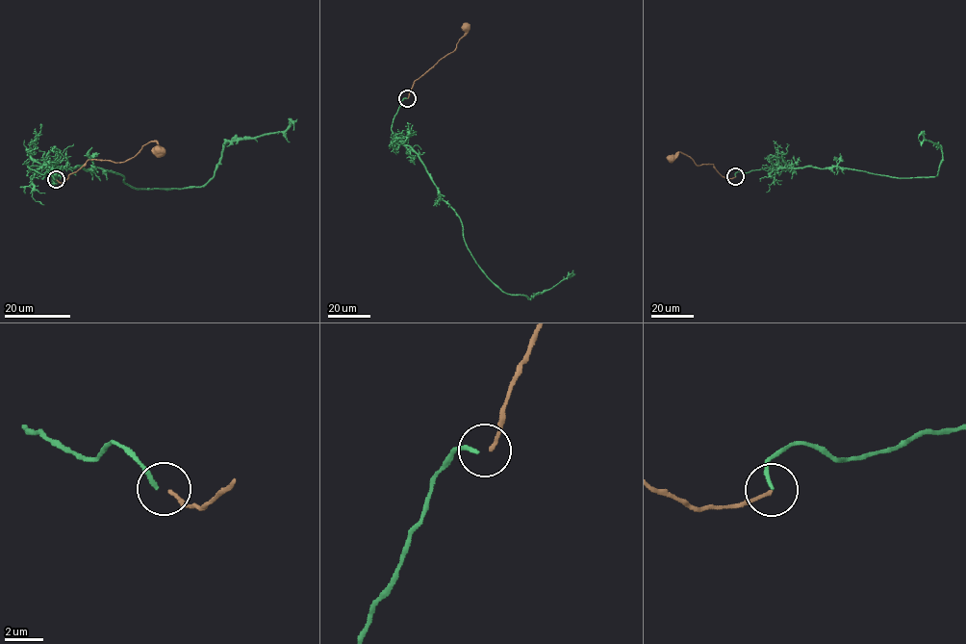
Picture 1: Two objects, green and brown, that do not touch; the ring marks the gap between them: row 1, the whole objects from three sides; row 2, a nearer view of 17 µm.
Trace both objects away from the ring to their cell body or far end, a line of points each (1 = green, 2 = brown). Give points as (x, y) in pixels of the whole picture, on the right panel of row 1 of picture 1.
1: (735, 176), (763, 168), (839, 167), (898, 178), (935, 176), (941, 147), (922, 134), (918, 139)
2: (735, 177), (723, 176), (712, 164), (698, 166), (681, 152), (671, 157)

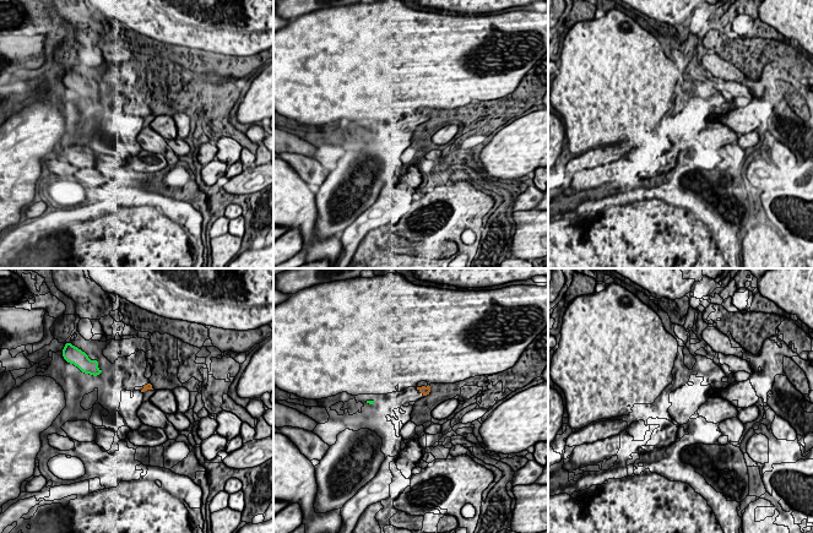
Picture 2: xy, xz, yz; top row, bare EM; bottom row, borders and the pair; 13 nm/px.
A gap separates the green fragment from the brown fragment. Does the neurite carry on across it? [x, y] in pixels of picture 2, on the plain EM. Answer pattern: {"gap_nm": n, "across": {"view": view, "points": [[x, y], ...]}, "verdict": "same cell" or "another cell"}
{"gap_nm": 600, "across": {"view": "xy", "points": [[101, 97], [141, 115]]}, "verdict": "same cell"}

